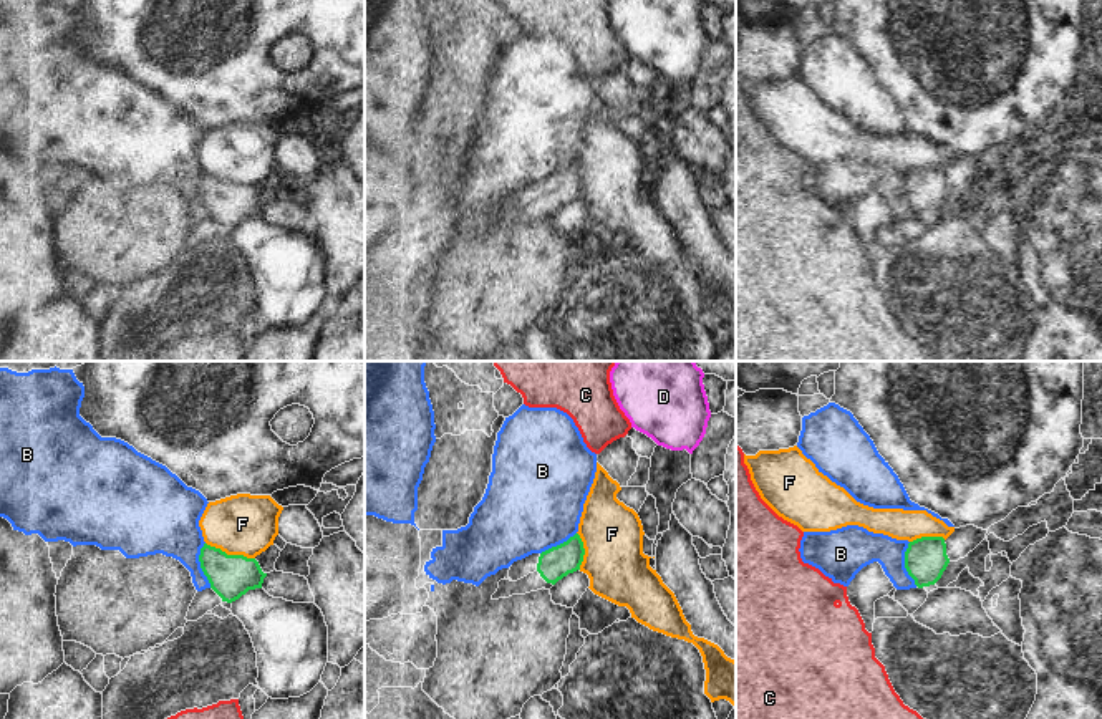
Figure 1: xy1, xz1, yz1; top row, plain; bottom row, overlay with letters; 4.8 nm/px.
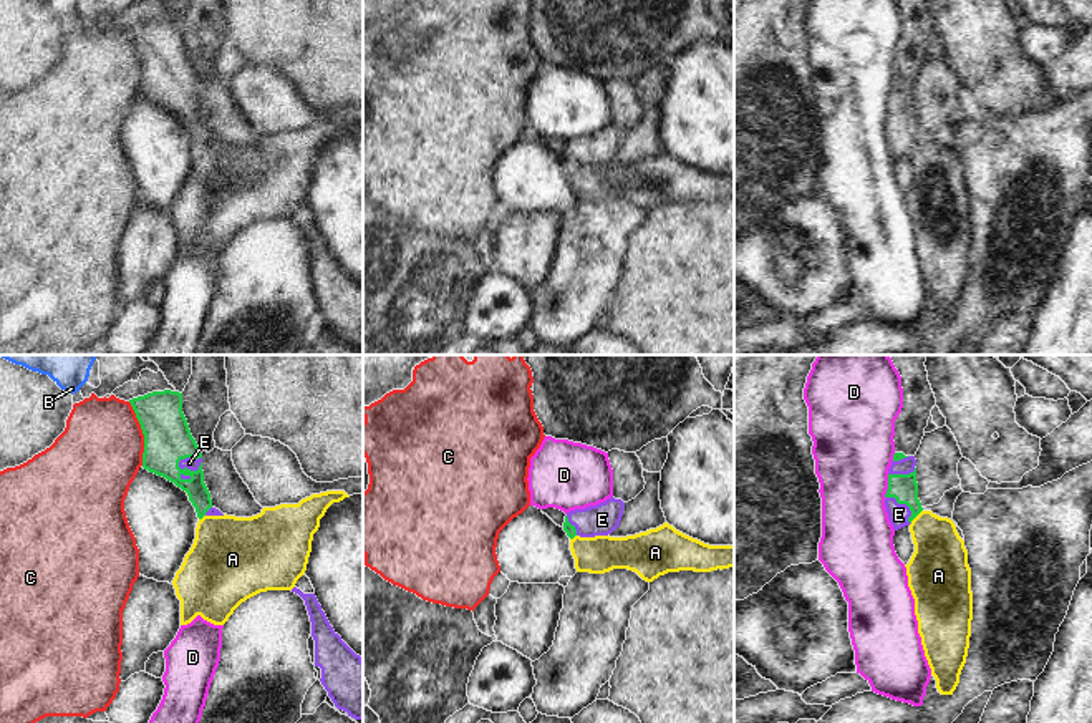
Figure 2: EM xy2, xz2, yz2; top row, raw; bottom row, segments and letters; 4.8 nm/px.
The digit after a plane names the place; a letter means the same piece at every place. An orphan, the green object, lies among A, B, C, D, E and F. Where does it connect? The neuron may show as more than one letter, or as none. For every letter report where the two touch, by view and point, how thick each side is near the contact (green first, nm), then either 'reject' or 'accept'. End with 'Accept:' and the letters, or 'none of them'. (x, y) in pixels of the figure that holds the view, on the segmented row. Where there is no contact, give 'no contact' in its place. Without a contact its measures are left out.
A: meets green in yz2 at (915, 516); 140 nm thick on the green side, 280 nm on the other; reject
B: meets green in xy1 at (201, 565); 200 nm thick on the green side, 280 nm on the other; reject
C: meets green in xy2 at (143, 433); 240 nm thick on the green side, 420 nm on the other; reject
D: meets green in yz2 at (889, 486); 140 nm thick on the green side, 380 nm on the other; reject
E: meets green in xy2 at (188, 456); 240 nm thick on the green side, 60 nm on the other; accept
F: meets green in xy1 at (231, 555); 200 nm thick on the green side, 300 nm on the other; reject
Accept: E

